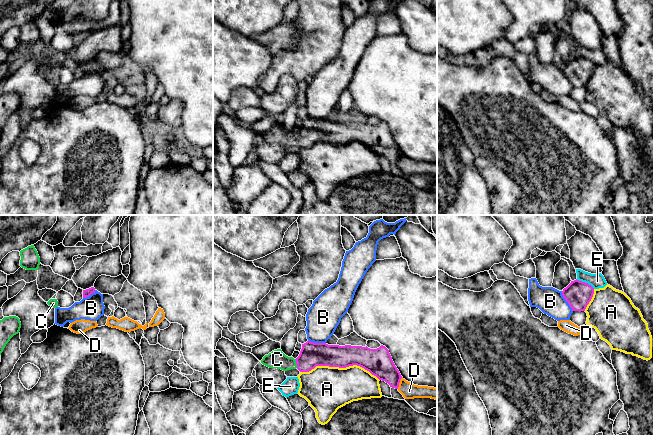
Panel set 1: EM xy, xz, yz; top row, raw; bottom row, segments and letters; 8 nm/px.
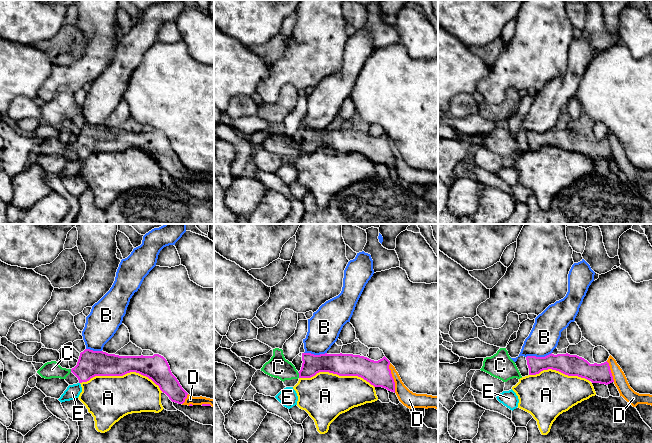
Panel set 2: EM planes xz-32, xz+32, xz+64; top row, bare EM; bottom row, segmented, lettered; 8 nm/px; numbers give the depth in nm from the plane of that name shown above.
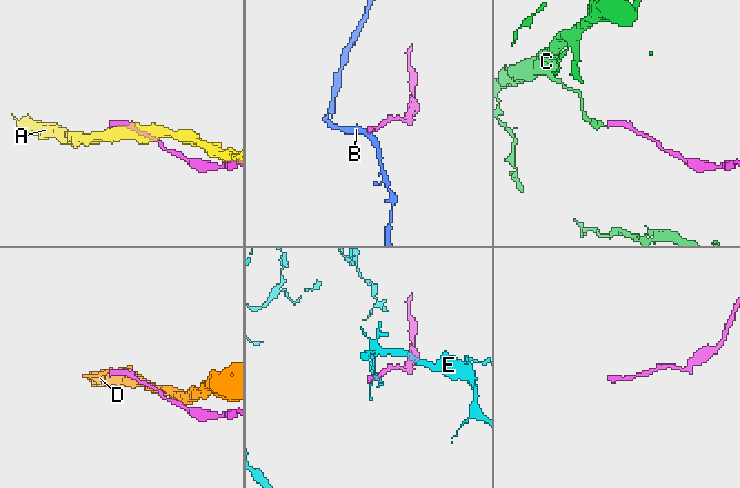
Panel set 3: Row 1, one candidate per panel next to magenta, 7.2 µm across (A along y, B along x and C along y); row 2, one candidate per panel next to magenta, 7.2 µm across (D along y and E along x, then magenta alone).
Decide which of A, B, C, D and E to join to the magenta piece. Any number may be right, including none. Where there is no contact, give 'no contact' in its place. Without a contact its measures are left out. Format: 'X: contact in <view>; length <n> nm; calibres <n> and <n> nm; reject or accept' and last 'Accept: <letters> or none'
A: contact in xz; length 650 nm; calibres 190 and 360 nm; reject
B: contact in yz; length 190 nm; calibres 220 and 220 nm; reject
C: contact in xz; length 80 nm; calibres 190 and 140 nm; accept
D: contact in xz; length 100 nm; calibres 220 and 130 nm; reject
E: contact in yz; length 170 nm; calibres 220 and 120 nm; reject
Accept: C

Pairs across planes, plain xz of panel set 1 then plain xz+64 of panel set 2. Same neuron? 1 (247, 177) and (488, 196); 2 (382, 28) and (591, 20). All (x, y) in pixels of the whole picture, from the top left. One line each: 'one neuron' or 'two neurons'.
1: two neurons
2: one neuron

